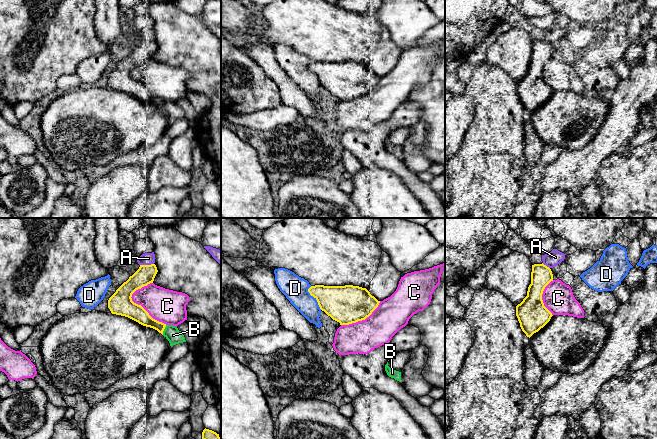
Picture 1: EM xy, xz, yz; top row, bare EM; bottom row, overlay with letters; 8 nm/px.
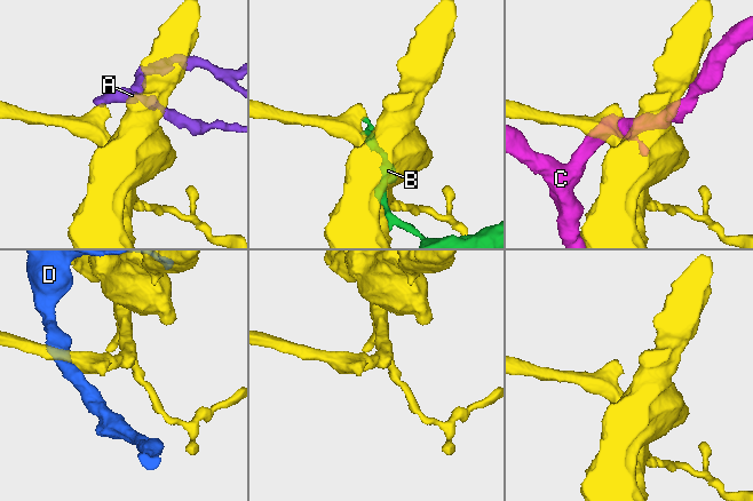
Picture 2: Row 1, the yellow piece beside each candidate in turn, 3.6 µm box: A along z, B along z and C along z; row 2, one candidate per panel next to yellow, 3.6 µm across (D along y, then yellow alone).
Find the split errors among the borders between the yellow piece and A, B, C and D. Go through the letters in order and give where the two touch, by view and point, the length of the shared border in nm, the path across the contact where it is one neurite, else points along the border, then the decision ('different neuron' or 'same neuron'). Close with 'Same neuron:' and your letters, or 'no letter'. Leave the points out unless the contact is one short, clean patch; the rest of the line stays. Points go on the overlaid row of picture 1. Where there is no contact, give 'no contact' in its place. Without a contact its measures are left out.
A: meets yellow in xy at (146, 265); contact 110 nm long; same neuron
B: meets yellow in xy at (163, 330); contact 90 nm long; different neuron
C: meets yellow in xy at (144, 309); contact 380 nm long; different neuron
D: meets yellow in xz at (314, 297); contact 220 nm long; different neuron
Same neuron: A

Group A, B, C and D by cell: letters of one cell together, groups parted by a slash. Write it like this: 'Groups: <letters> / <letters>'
Groups: A / B / C / D

